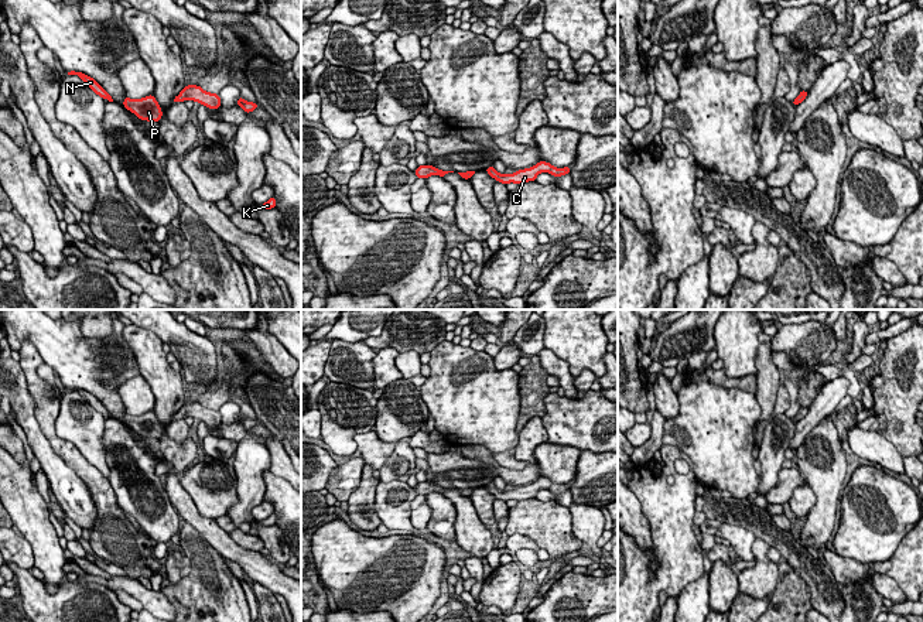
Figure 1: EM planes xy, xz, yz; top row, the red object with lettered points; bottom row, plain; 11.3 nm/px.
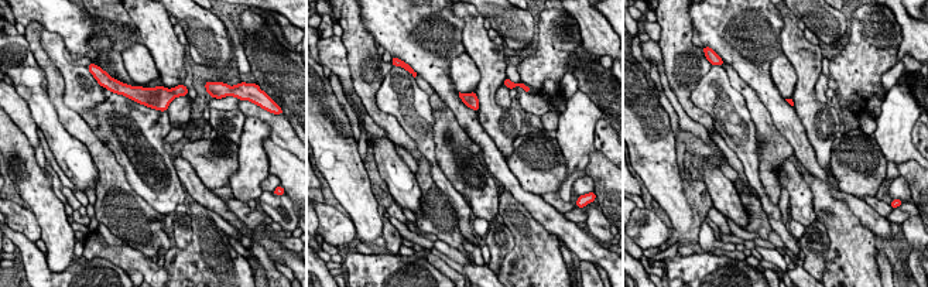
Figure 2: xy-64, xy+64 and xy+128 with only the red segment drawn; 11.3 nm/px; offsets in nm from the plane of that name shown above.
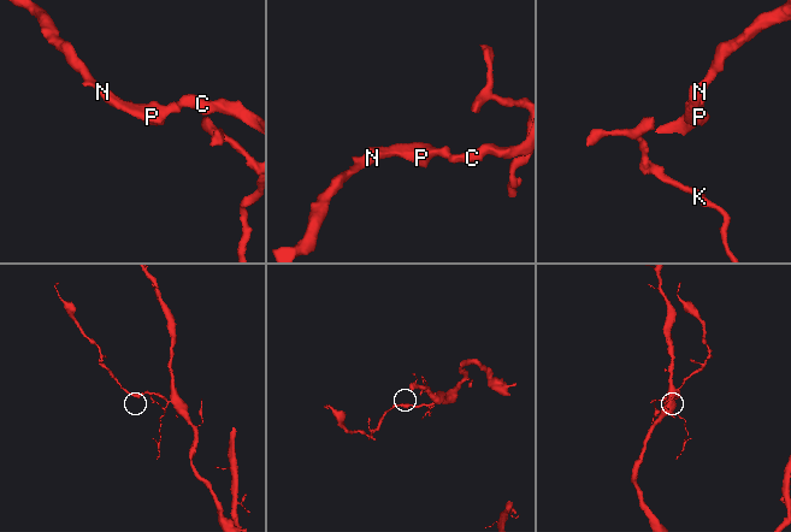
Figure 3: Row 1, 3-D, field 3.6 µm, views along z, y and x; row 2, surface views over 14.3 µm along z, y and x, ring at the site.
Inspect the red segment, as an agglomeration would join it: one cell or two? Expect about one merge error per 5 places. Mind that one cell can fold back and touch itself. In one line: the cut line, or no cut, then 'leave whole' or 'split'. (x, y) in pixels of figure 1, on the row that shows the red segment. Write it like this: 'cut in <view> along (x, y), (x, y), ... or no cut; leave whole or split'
no cut; leave whole

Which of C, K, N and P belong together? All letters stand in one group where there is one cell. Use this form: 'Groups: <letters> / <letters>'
Groups: C K N P

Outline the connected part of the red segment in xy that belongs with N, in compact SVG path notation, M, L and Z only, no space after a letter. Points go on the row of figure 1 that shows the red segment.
M75 71L68 72L68 75L78 75L96 95L99 95L102 99L113 102L112 96L89 75Z

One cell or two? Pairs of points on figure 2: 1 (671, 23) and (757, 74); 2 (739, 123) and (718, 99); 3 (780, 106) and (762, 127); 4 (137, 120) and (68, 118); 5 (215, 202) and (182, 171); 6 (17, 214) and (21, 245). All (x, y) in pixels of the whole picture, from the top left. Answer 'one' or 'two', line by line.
1: two
2: one
3: two
4: two
5: one
6: two

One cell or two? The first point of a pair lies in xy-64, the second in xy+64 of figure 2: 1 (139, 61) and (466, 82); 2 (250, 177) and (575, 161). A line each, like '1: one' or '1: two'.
1: one
2: one

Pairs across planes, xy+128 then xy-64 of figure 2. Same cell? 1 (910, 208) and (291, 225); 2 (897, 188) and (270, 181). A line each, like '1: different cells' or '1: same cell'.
1: different cells
2: same cell

